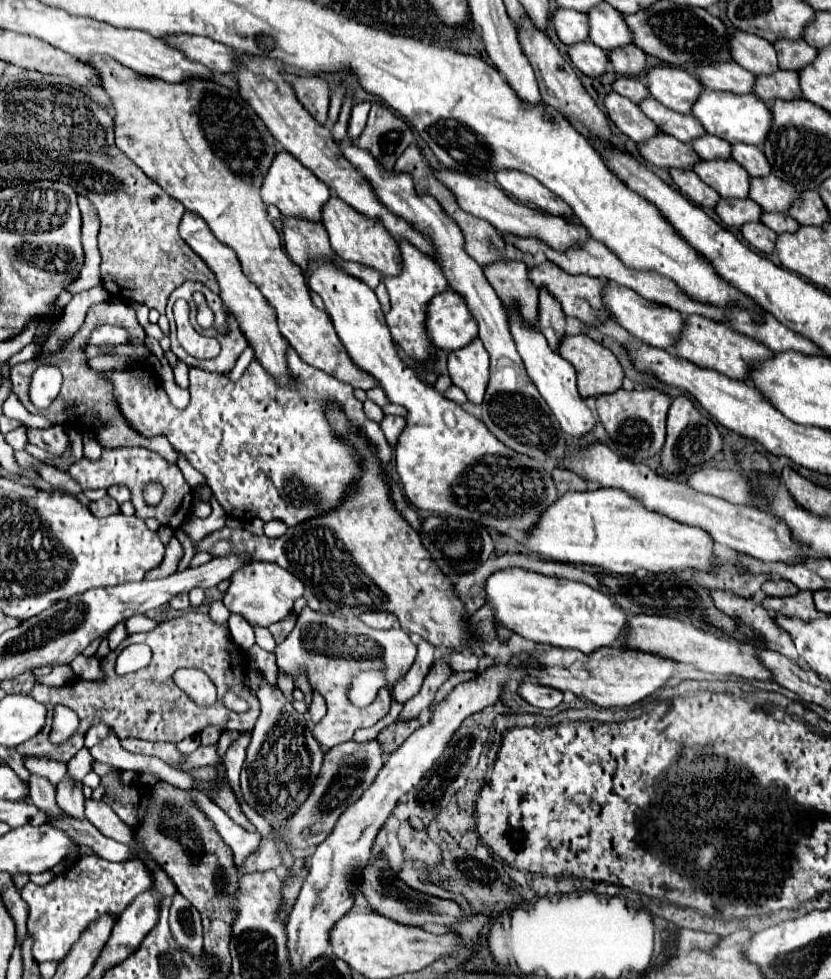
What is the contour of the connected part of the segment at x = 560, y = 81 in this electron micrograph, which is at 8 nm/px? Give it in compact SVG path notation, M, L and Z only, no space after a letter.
M523 17L517 23L517 33L519 33L519 43L521 49L527 57L527 61L531 63L535 77L539 81L539 91L543 97L543 103L551 105L553 109L557 109L565 119L569 119L577 129L585 129L589 135L597 135L597 137L605 137L611 139L611 129L609 129L609 121L605 117L603 111L599 111L599 107L595 105L595 101L587 95L587 91L583 89L581 81L577 79L573 67L561 57L561 53L557 51L557 47L551 43L551 39L539 31L533 21L529 17Z

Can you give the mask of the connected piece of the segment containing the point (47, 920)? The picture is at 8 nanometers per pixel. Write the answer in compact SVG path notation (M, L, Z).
M97 855L81 857L79 863L67 873L57 875L49 885L39 887L35 883L27 883L21 889L21 897L29 905L27 931L35 933L33 957L37 963L47 961L63 961L65 949L79 939L79 935L87 929L87 925L103 913L121 915L127 905L143 891L151 889L153 879L145 863L141 861L123 861L111 863L103 861Z

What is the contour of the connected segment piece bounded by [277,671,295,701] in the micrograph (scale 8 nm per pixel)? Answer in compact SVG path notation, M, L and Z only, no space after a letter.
M277 673L277 679L279 679L279 689L283 691L283 695L289 699L289 701L293 701L293 697L291 697L291 693L293 693L293 689L295 689L295 683L293 683L293 679L287 675L287 673Z

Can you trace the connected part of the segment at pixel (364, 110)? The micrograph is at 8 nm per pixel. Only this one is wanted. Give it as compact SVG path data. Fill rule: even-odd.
M359 103L351 109L351 119L349 119L349 129L347 129L347 137L351 141L355 141L361 135L363 127L365 127L365 121L367 121L369 109L371 109L371 103Z

